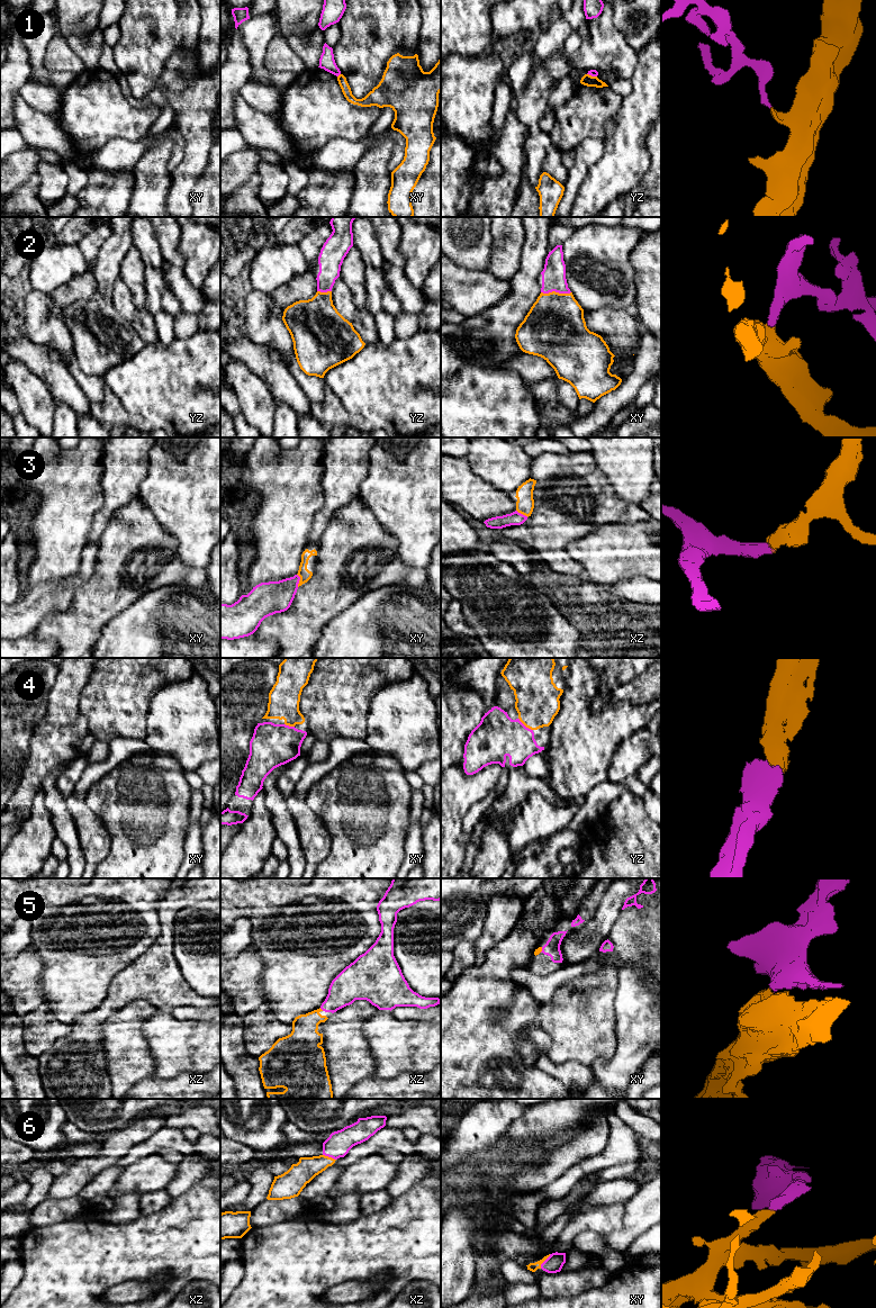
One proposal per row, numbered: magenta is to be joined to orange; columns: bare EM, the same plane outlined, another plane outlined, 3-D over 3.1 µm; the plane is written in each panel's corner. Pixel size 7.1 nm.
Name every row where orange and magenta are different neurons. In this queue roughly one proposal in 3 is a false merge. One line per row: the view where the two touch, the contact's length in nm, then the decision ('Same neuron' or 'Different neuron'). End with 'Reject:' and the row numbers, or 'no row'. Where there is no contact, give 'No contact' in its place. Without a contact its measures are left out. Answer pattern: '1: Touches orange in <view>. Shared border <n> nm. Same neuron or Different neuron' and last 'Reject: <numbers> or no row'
1: Touches orange in xy. Shared border 40 nm. Different neuron
2: Touches orange in xy. Shared border 220 nm. Same neuron
3: Touches orange in xy. Shared border 100 nm. Same neuron
4: Touches orange in yz. Shared border 140 nm. Same neuron
5: Touches orange in xz. Shared border 40 nm. Same neuron
6: Touches orange in xy. Shared border 130 nm. Same neuron
Reject: 1

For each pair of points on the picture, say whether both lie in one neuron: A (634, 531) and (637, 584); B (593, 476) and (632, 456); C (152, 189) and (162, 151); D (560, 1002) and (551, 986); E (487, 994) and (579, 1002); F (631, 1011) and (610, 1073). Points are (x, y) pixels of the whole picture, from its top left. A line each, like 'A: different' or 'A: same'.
A: different
B: different
C: same
D: different
E: different
F: same

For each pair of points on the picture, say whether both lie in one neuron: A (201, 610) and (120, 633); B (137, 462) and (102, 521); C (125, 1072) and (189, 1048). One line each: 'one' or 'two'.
A: one
B: one
C: two

